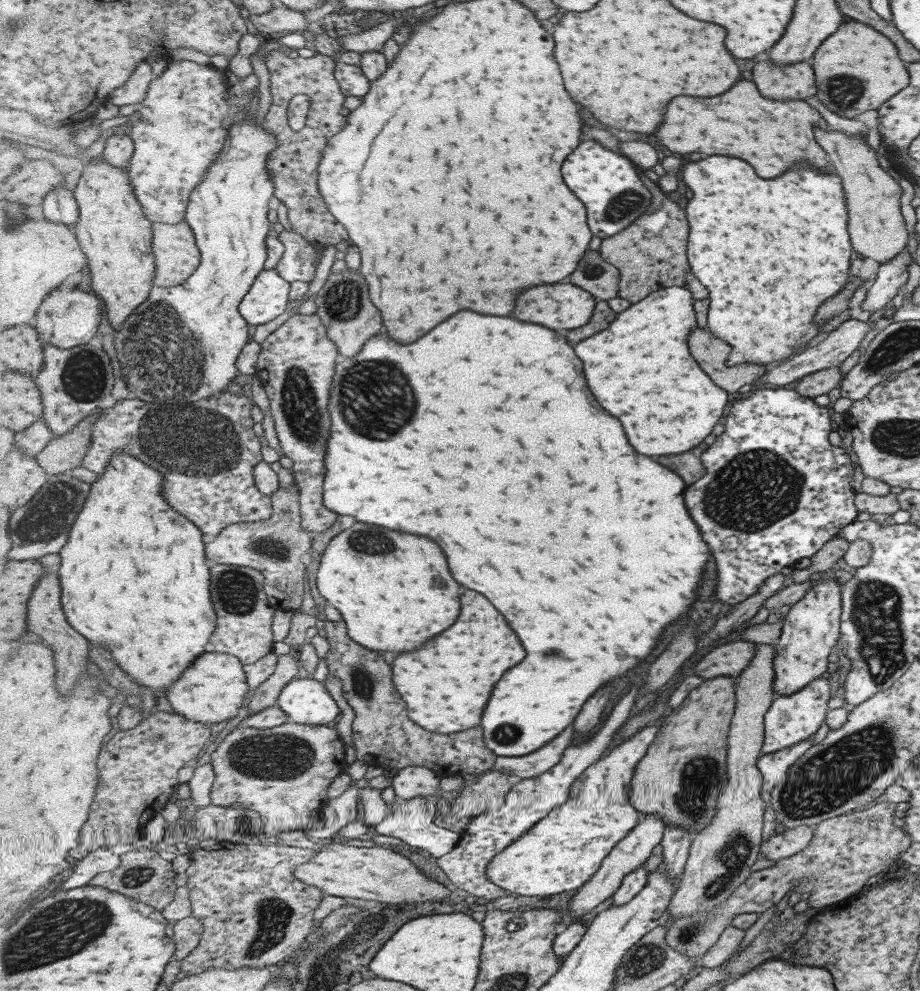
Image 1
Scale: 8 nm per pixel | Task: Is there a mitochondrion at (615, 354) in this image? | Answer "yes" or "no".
no

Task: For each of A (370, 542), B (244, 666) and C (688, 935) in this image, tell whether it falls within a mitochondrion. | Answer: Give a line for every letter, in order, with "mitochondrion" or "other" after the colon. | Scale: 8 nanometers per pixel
A: mitochondrion
B: other
C: mitochondrion

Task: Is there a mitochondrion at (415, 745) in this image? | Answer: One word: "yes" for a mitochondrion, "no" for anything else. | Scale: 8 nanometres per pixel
no

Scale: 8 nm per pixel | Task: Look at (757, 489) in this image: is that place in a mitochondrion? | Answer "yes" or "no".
yes

